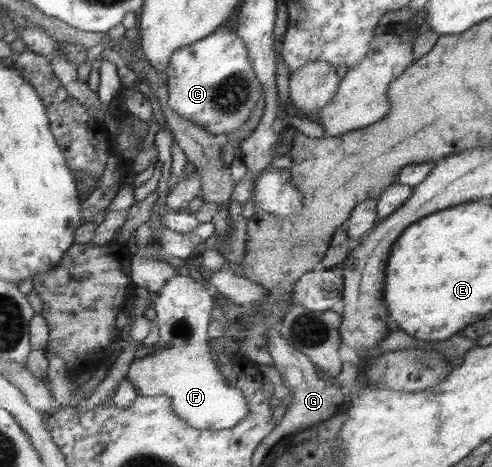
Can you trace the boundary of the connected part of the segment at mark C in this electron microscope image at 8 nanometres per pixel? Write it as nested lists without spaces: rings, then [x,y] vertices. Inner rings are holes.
[[[222,23],[209,36],[178,50],[170,57],[165,69],[167,108],[214,136],[242,126],[263,95],[244,43],[236,33],[236,23]]]

